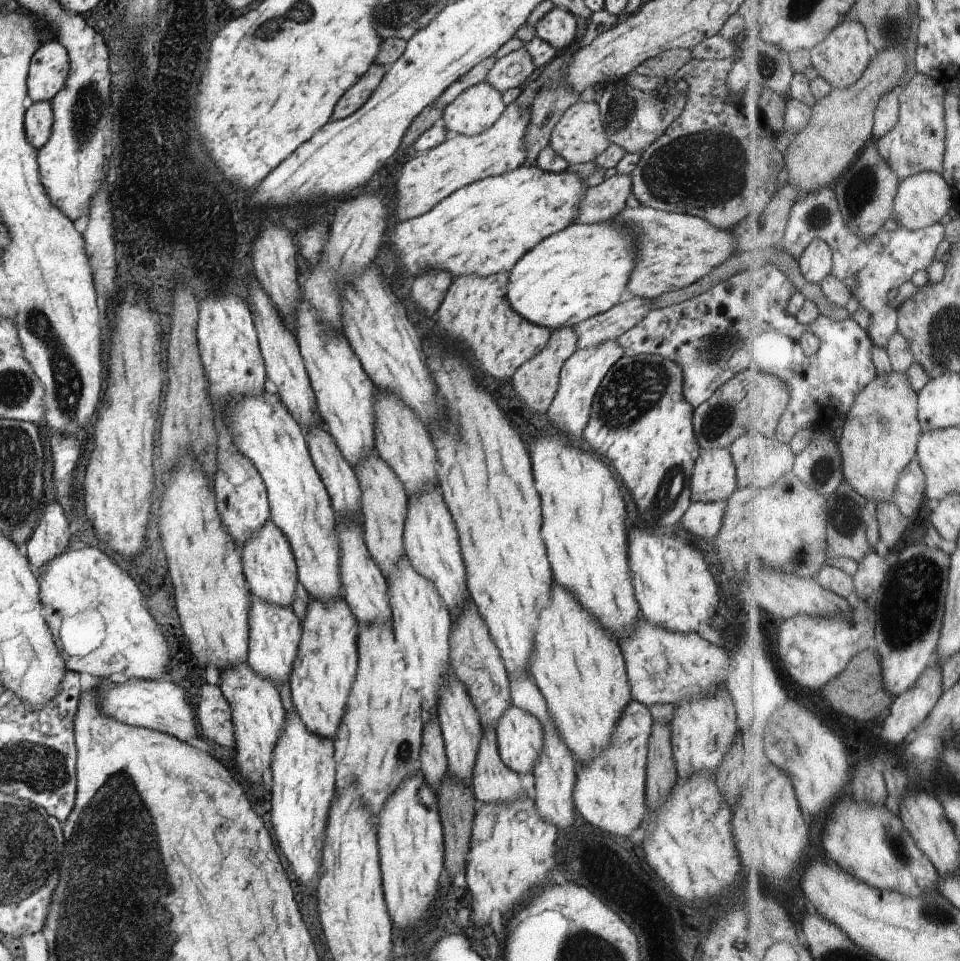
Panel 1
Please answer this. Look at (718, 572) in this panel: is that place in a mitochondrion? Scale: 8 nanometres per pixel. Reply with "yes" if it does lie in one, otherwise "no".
no

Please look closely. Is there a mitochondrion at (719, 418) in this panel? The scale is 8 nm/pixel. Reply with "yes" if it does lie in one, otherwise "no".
yes

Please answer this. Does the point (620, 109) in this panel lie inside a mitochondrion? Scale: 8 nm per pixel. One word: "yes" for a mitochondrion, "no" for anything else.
yes

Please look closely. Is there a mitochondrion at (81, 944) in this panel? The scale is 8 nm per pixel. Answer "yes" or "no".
yes

